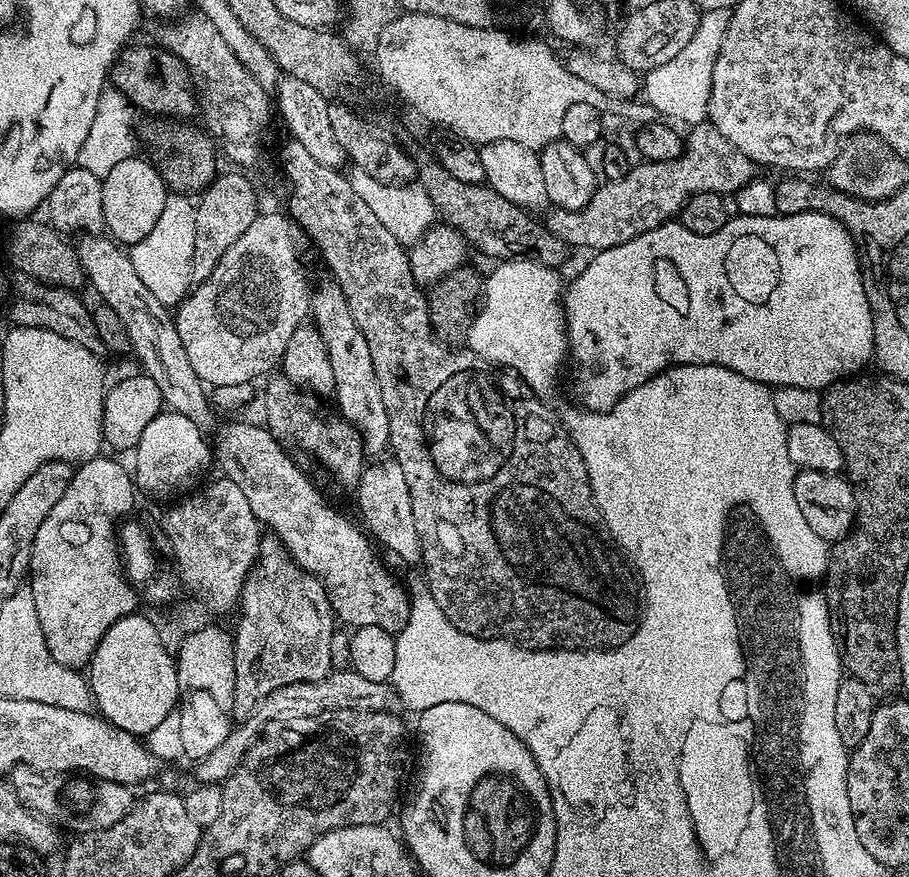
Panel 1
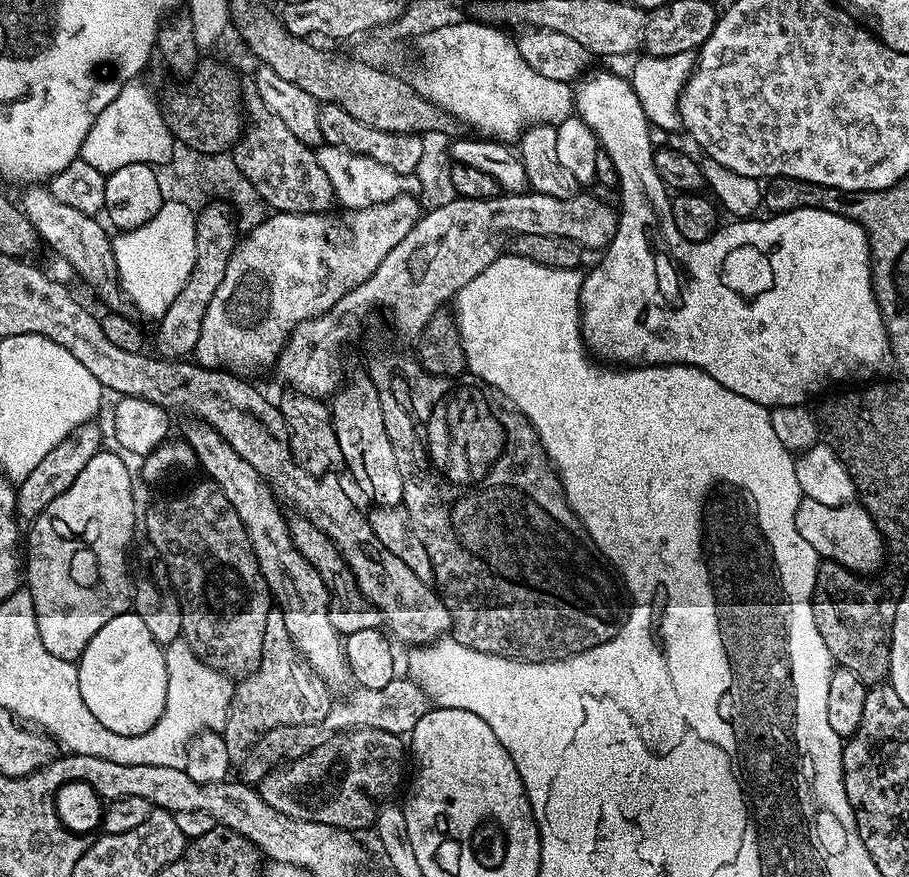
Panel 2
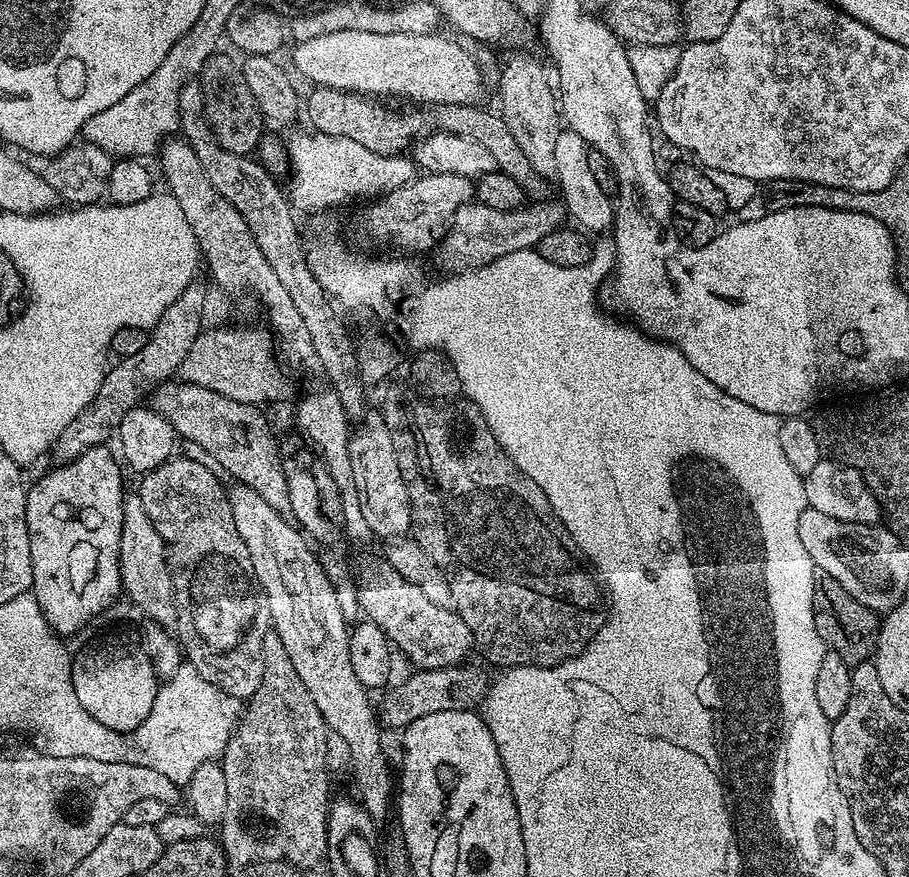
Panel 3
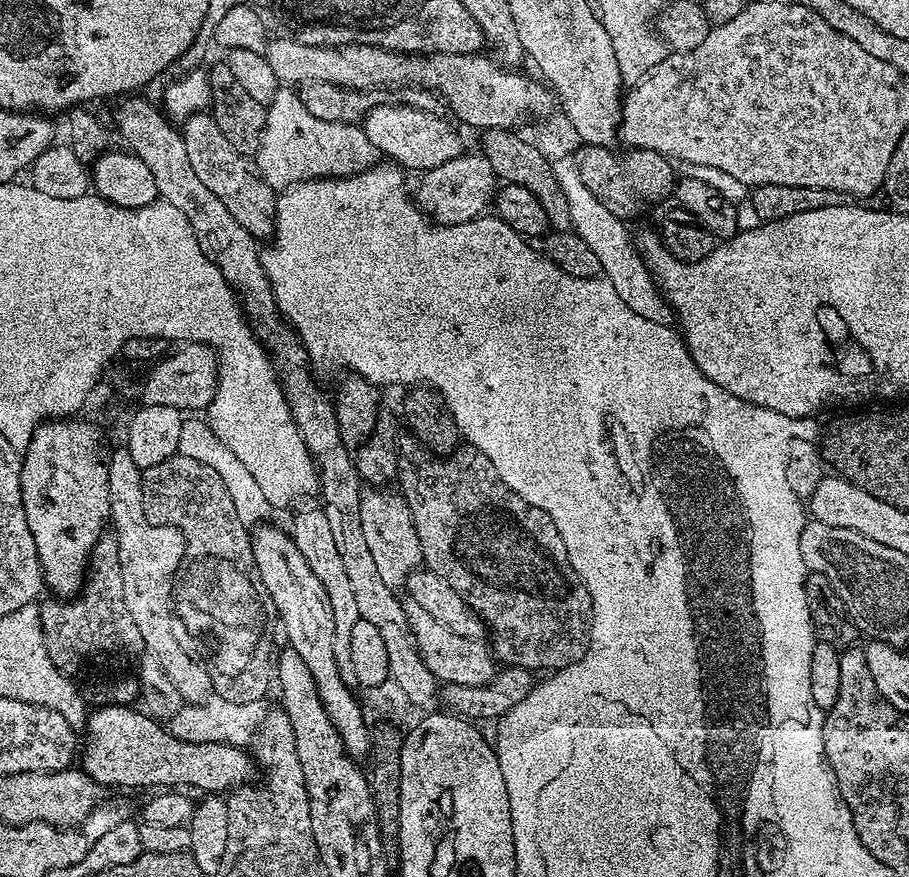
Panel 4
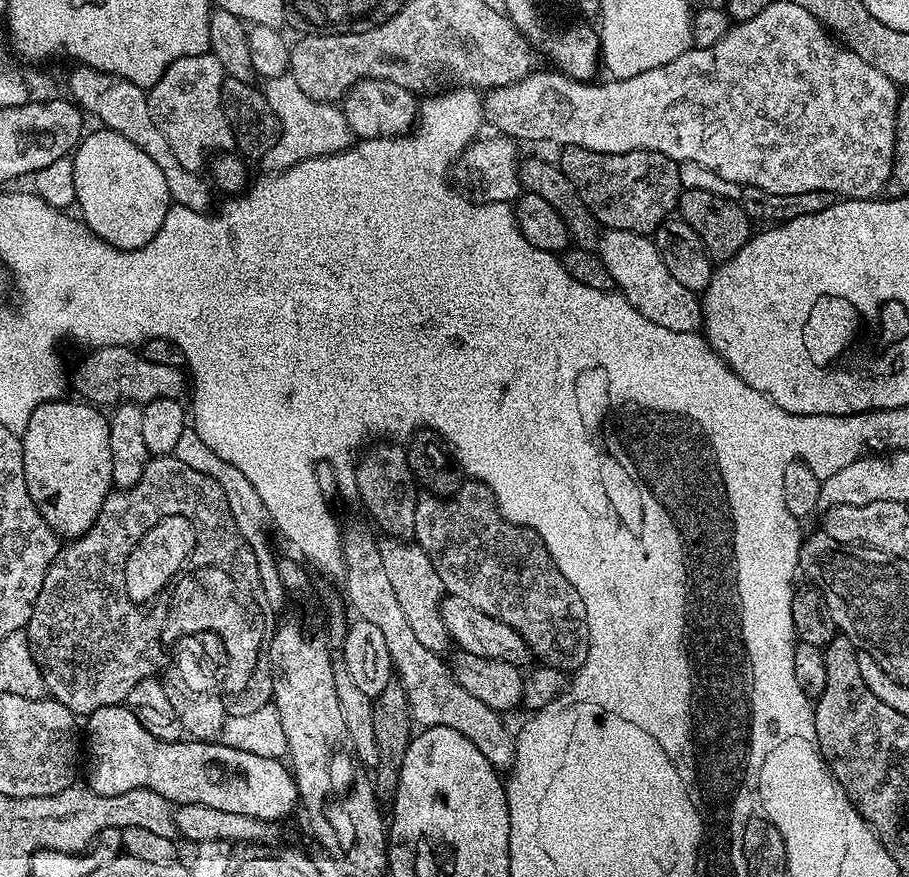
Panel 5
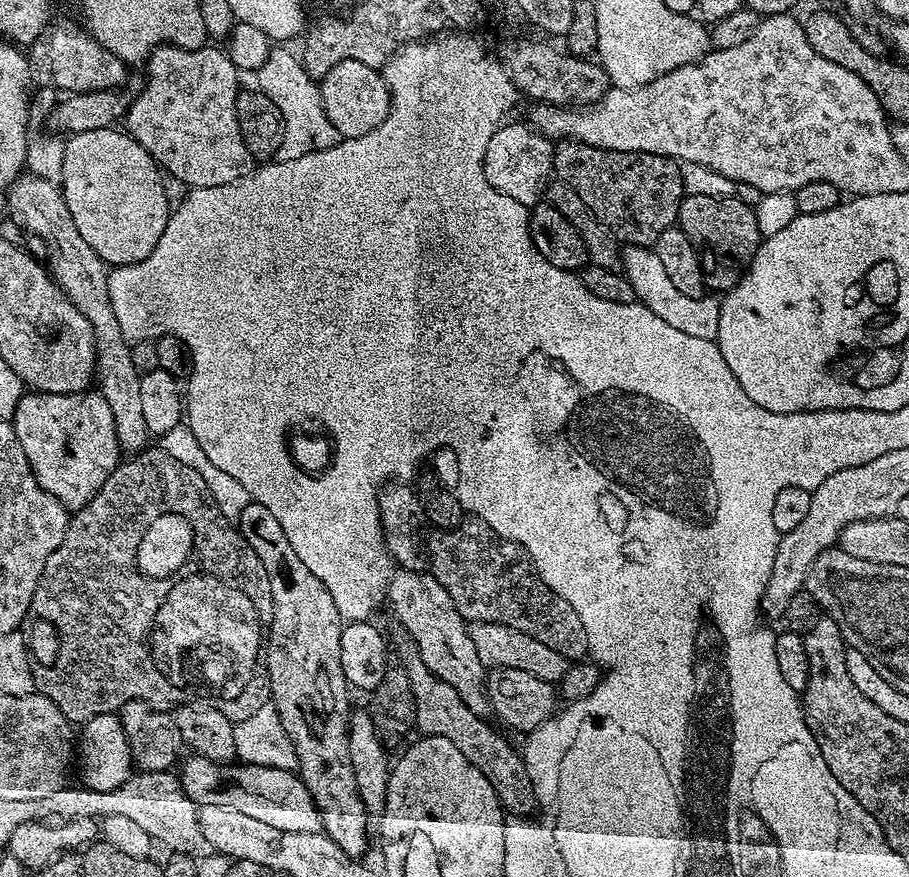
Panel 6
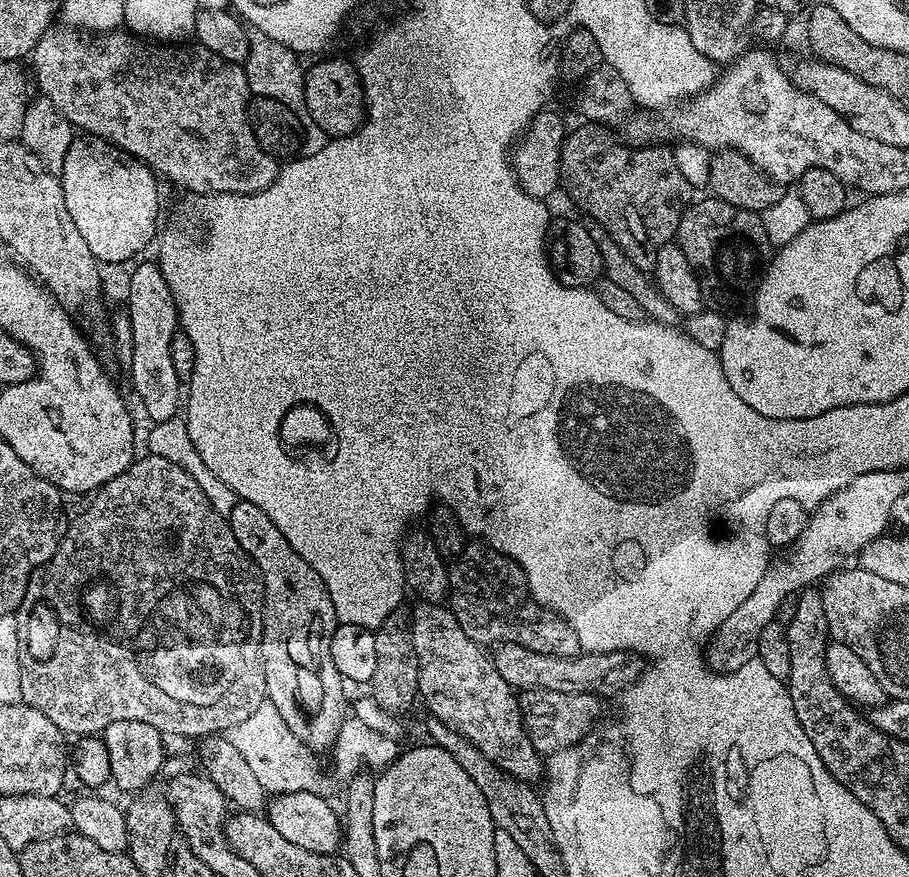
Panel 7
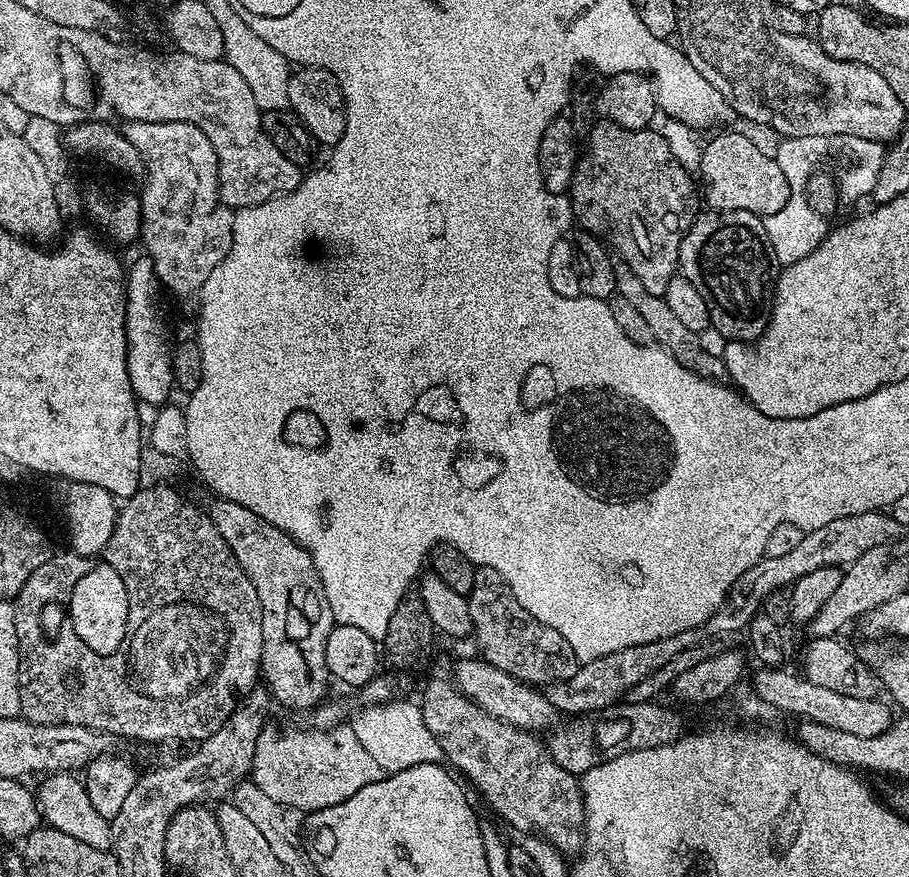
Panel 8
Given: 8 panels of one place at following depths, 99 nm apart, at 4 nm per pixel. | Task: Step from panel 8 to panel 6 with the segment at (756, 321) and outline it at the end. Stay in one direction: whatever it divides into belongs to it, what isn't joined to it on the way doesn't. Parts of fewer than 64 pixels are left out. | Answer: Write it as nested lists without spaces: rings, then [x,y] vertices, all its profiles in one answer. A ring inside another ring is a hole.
[[[706,194],[685,195],[684,201],[680,204],[678,227],[690,238],[690,242],[700,253],[700,265],[704,271],[704,278],[709,289],[717,288],[717,293],[723,294],[736,285],[737,280],[743,276],[748,268],[748,261],[758,250],[762,239],[758,230],[758,218],[755,207],[745,204],[739,200],[737,195],[719,196],[710,198]]]

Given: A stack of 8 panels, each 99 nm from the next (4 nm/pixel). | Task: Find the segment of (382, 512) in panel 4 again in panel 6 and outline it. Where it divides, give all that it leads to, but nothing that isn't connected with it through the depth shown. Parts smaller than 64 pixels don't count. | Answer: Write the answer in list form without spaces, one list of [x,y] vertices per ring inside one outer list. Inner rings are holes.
[[[396,570],[388,584],[386,604],[392,607],[397,622],[416,643],[413,644],[414,651],[422,658],[425,666],[435,676],[442,678],[442,682],[454,686],[470,710],[487,713],[490,701],[486,695],[486,669],[478,658],[478,650],[474,650],[464,615],[454,606],[454,598],[446,594],[446,586],[438,583],[436,577],[427,571]]]

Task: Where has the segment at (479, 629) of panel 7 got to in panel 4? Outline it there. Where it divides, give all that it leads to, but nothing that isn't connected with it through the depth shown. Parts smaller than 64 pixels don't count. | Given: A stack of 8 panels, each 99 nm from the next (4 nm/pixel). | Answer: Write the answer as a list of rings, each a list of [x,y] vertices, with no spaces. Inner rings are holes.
[[[401,443],[399,445],[396,471],[399,491],[410,506],[410,514],[414,518],[414,530],[418,530],[418,542],[422,546],[424,564],[427,571],[438,574],[446,582],[450,582],[450,586],[454,586],[454,590],[458,590],[458,594],[462,594],[465,602],[484,619],[485,629],[490,633],[493,657],[501,665],[533,670],[541,668],[544,674],[565,668],[581,660],[584,657],[584,650],[588,646],[588,635],[592,629],[592,599],[586,586],[580,581],[580,574],[574,570],[574,566],[570,566],[570,558],[566,554],[562,534],[558,534],[558,526],[554,526],[550,514],[538,510],[538,506],[530,506],[521,496],[514,494],[514,490],[510,490],[510,486],[506,486],[498,478],[490,458],[486,458],[486,454],[477,452],[475,448],[460,446],[452,455],[441,458],[415,443],[412,444]]]

